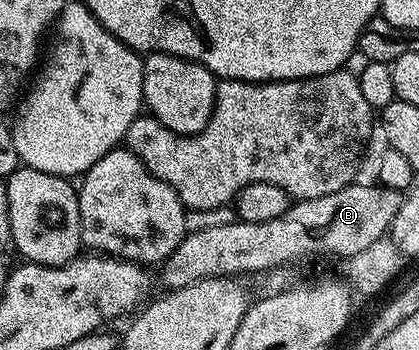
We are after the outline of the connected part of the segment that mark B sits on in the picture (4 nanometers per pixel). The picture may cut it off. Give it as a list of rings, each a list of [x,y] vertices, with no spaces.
[[[353,184],[338,192],[330,192],[330,196],[317,198],[301,198],[293,201],[282,216],[274,220],[266,220],[266,224],[250,224],[233,220],[219,224],[217,227],[203,228],[202,231],[185,233],[184,239],[174,248],[170,257],[165,258],[160,270],[160,282],[165,291],[186,288],[195,282],[207,278],[227,278],[229,276],[245,276],[251,270],[272,270],[275,266],[284,266],[287,262],[308,262],[311,258],[324,258],[333,254],[336,258],[349,260],[356,253],[370,247],[375,241],[383,239],[389,233],[395,214],[400,208],[402,194],[399,190],[391,190],[379,184],[360,186]]]

